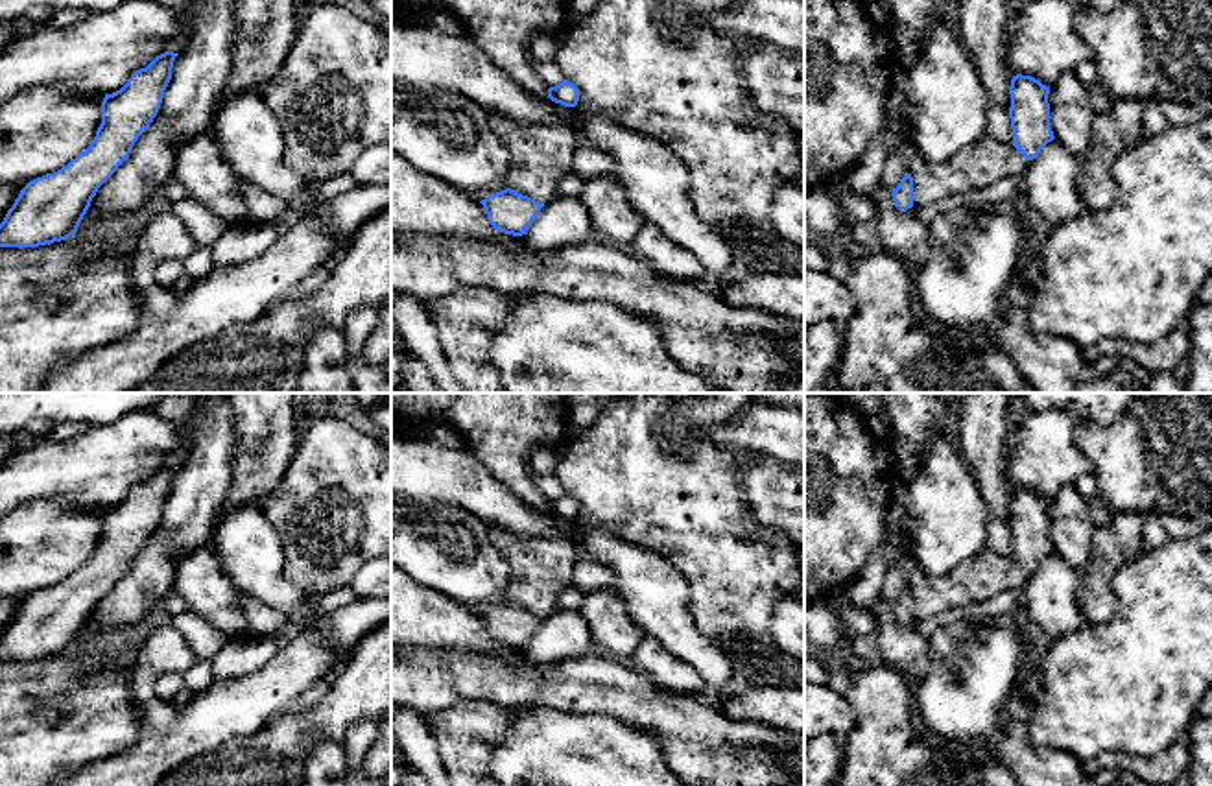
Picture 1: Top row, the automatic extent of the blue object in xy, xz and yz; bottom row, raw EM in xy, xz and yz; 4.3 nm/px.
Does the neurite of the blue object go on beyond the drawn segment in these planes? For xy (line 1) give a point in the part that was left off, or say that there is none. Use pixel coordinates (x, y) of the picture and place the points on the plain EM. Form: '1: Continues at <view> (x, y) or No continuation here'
1: No continuation here

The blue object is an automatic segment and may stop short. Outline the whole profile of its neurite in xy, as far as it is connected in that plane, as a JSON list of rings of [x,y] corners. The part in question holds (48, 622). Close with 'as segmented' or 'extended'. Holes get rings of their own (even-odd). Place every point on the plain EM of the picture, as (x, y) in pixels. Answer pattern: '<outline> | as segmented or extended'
[[[175,467],[157,469],[127,496],[105,507],[101,537],[90,559],[53,587],[30,594],[0,637],[0,661],[39,661],[77,646],[98,601],[129,570],[157,530],[172,493]]] | as segmented

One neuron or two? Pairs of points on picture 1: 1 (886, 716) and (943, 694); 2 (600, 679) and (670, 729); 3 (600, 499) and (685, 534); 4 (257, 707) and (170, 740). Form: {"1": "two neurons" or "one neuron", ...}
{"1": "two neurons", "2": "one neuron", "3": "one neuron", "4": "one neuron"}

